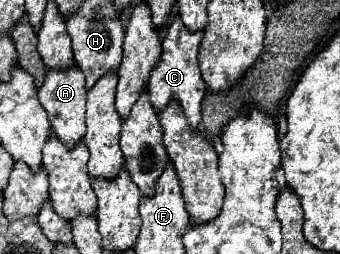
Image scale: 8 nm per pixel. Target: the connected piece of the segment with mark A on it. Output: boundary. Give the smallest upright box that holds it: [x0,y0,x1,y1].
[38,64,86,146]

